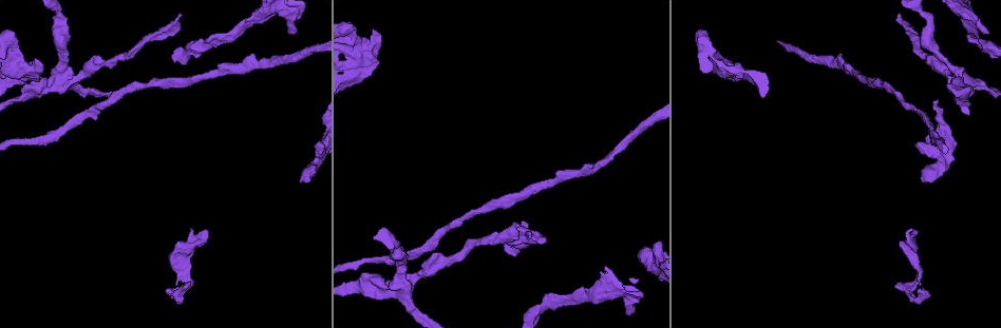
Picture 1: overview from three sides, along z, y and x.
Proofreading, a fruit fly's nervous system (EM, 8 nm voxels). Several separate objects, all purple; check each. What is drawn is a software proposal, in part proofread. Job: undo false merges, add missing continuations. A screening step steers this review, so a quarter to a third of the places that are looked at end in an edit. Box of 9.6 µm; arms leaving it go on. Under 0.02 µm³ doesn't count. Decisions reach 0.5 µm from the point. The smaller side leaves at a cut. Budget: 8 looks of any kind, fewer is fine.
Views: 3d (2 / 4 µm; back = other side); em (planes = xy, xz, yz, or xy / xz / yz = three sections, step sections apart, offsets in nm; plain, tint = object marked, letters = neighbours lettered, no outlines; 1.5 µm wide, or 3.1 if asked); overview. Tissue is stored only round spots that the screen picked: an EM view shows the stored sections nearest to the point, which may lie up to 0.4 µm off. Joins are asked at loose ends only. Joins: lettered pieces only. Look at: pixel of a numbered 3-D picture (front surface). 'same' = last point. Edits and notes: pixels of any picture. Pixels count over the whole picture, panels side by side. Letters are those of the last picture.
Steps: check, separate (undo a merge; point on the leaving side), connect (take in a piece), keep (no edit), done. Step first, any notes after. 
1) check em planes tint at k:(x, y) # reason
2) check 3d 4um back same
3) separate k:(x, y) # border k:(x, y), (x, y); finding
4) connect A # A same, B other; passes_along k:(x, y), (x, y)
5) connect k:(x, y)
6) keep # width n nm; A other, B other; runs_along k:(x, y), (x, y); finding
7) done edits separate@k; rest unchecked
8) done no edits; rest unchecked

check em planes letters at 1:(911, 233) # free end

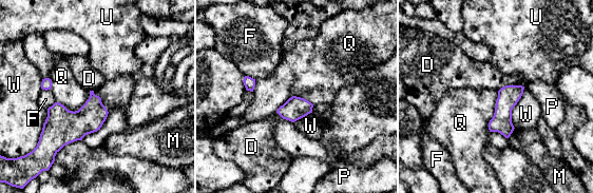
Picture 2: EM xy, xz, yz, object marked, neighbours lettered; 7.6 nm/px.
keep # longest_contact W 320 nm; D other, F other, M other, P other, Q other, U other, W other; border 2:(90, 91), (74, 111), (56, 101); none of them fits

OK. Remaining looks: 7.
check 3d 4um at 1:(309, 181)

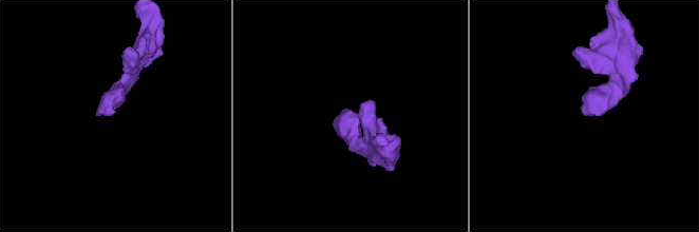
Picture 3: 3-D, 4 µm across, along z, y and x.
check em xy step 8 letters at 3:(112, 109)

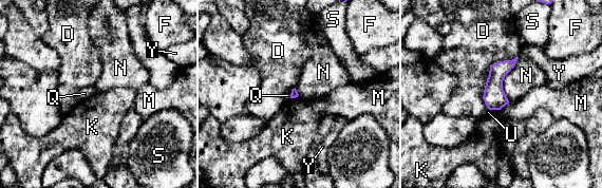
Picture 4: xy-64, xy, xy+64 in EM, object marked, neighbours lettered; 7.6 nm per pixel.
check em yz step 8 letters same

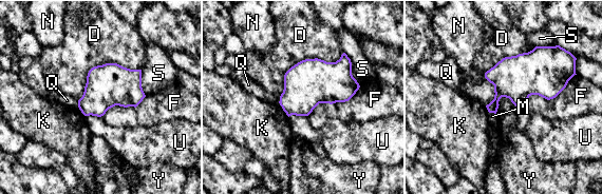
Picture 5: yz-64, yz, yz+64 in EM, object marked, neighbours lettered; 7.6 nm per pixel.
keep # width 260 nm; D other, F other, K other, M other, N other, Q other, S other, U other, Y other; no lettered piece goes on from it

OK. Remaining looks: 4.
check em planes plain at 1:(897, 286) # tapers out

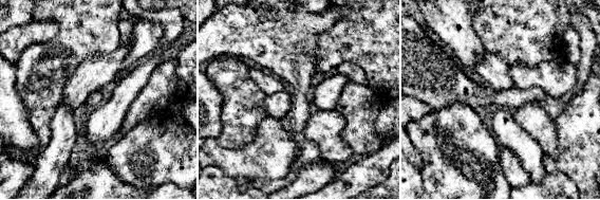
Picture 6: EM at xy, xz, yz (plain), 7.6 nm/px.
check em planes letters same # see the neighbours

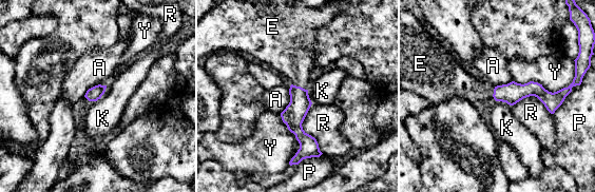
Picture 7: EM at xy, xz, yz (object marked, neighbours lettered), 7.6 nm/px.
connect E # A other, E same, K other, P other, R other, Y other; the neuron continues

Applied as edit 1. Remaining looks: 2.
done edits connect@7; rest unchecked

